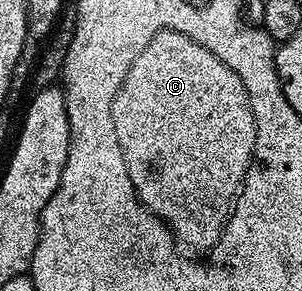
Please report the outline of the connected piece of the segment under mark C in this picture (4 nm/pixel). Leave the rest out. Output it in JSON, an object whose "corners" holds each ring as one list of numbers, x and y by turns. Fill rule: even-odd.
{"corners":[[163,30,140,52,137,60,133,60,133,64,113,100,111,115,113,116,113,128,117,131,117,144,121,144,125,168,129,172,129,180,133,180,135,194,143,201,147,209,152,210,156,216,167,223,167,229,171,231,180,247,188,246,192,250,190,253,195,256,206,255,218,244,220,236,223,235,223,228,227,225,227,219,231,217,231,208,243,185,243,177,247,175,247,170,253,165,255,121,253,120,253,108,249,108,249,96,245,92,245,84,241,84,239,77,224,62,217,60,217,56,213,56,213,52,209,52,189,36,176,30]]}

